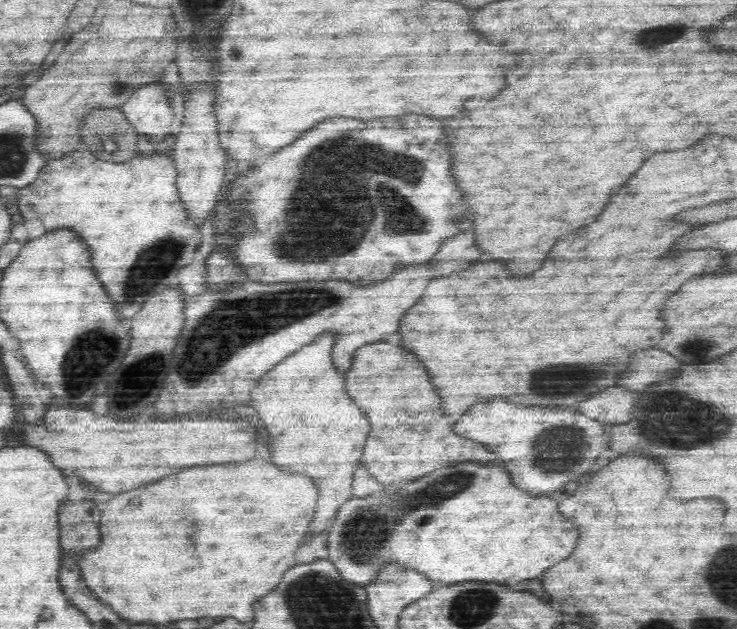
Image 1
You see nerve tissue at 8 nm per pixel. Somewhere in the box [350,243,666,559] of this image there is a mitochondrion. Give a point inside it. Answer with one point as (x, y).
(550, 454)

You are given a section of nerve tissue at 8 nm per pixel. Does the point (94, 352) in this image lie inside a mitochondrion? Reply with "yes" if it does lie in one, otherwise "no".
yes

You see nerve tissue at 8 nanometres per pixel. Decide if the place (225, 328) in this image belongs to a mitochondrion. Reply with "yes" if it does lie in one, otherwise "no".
yes

